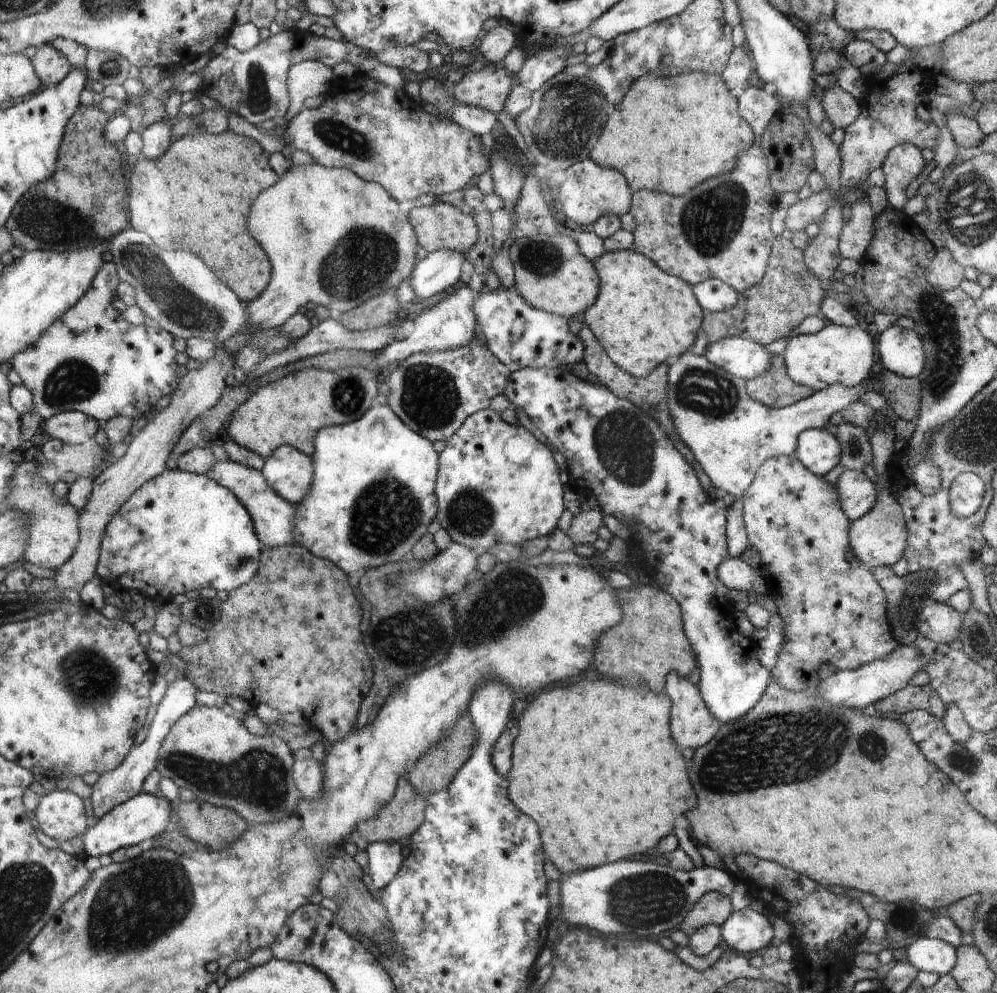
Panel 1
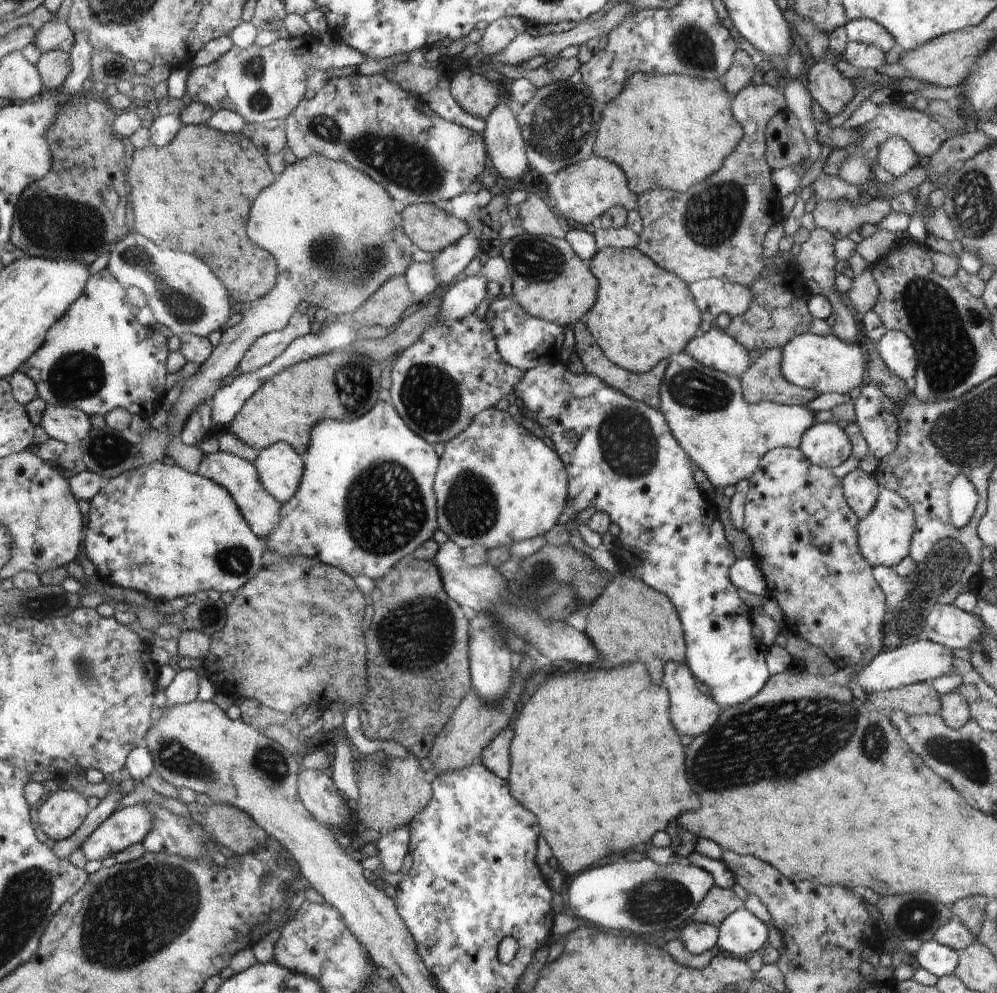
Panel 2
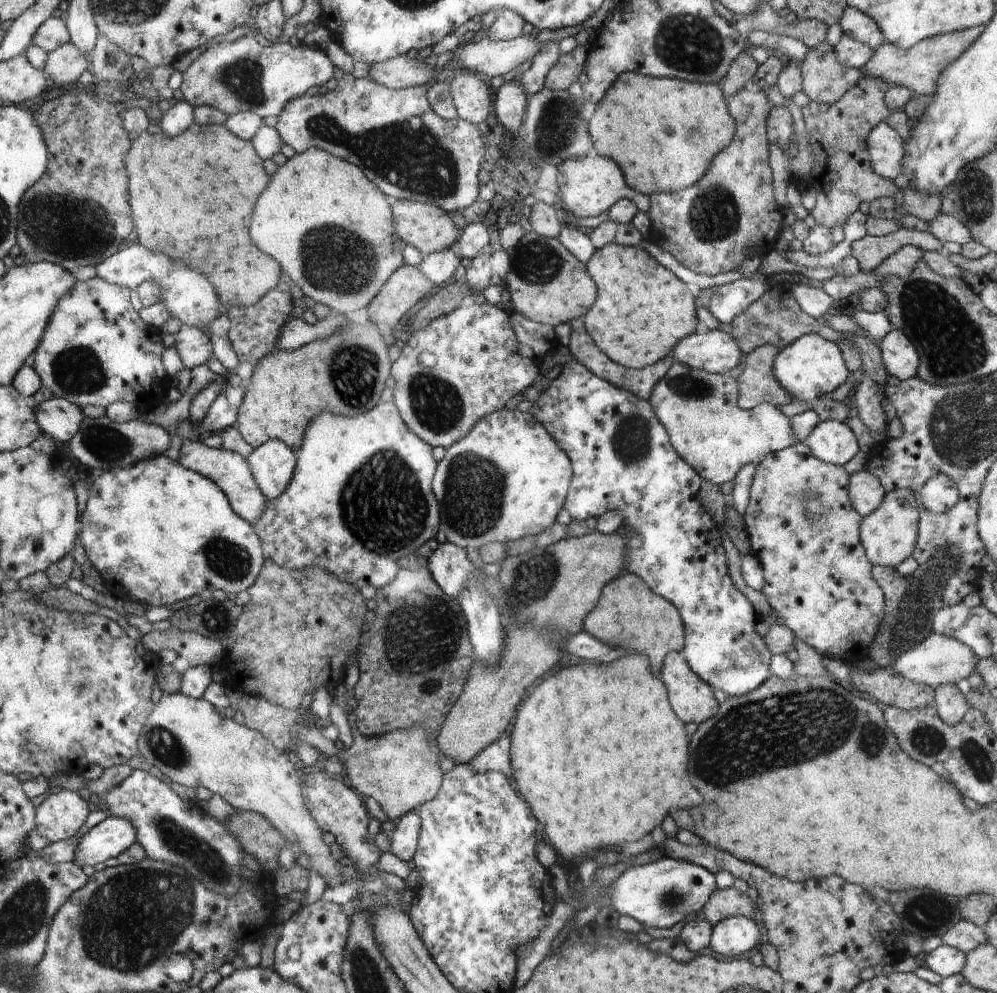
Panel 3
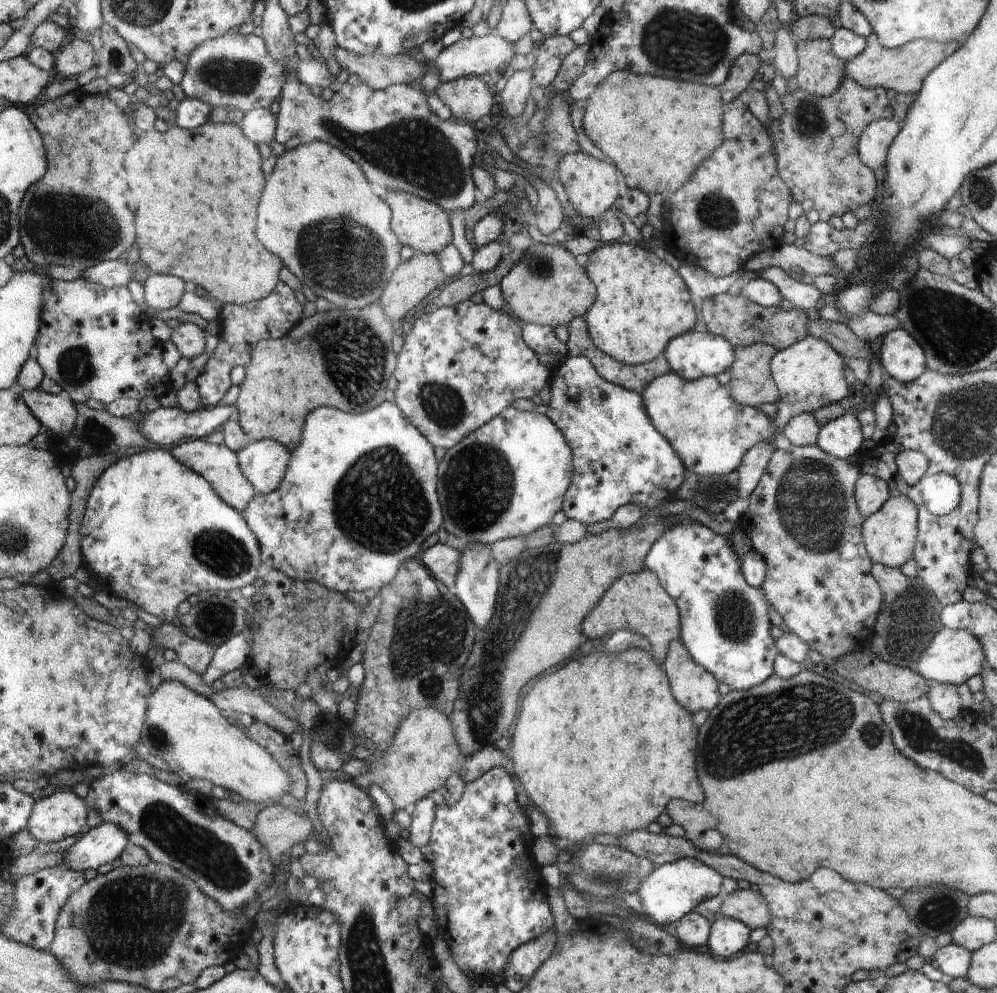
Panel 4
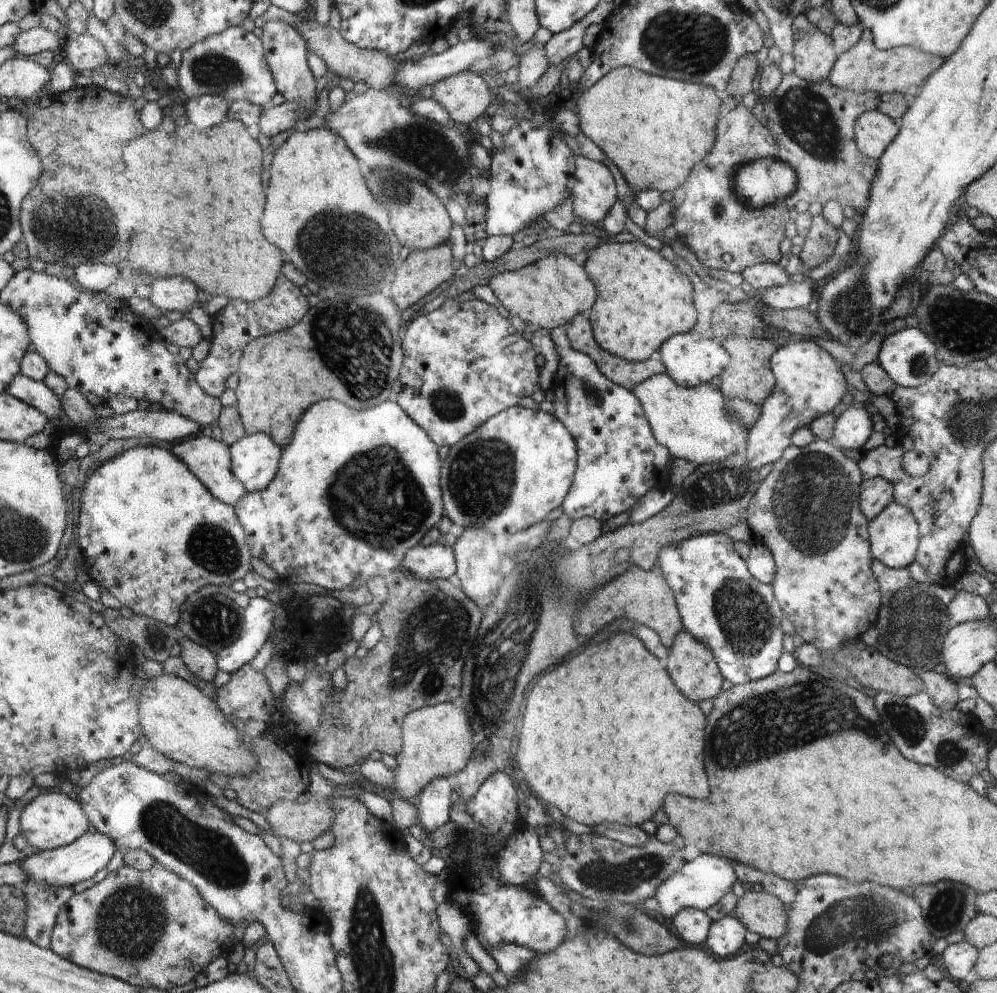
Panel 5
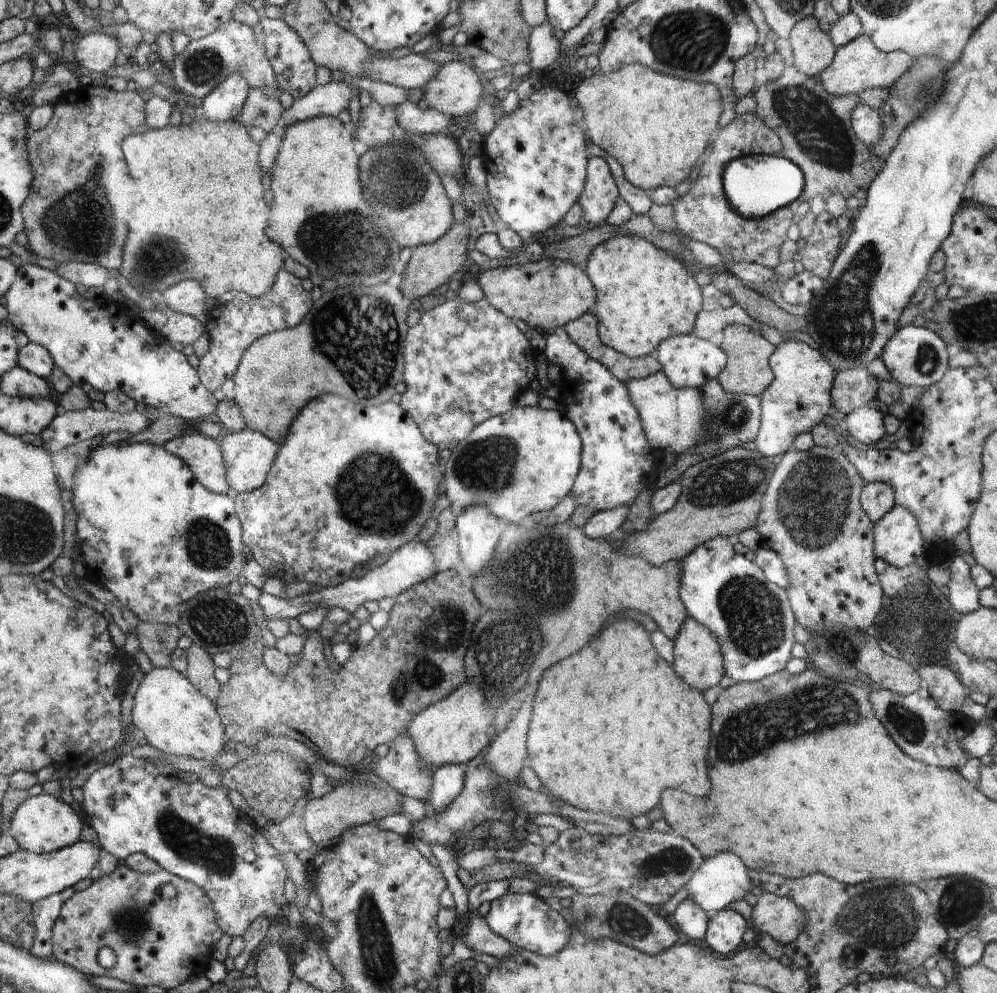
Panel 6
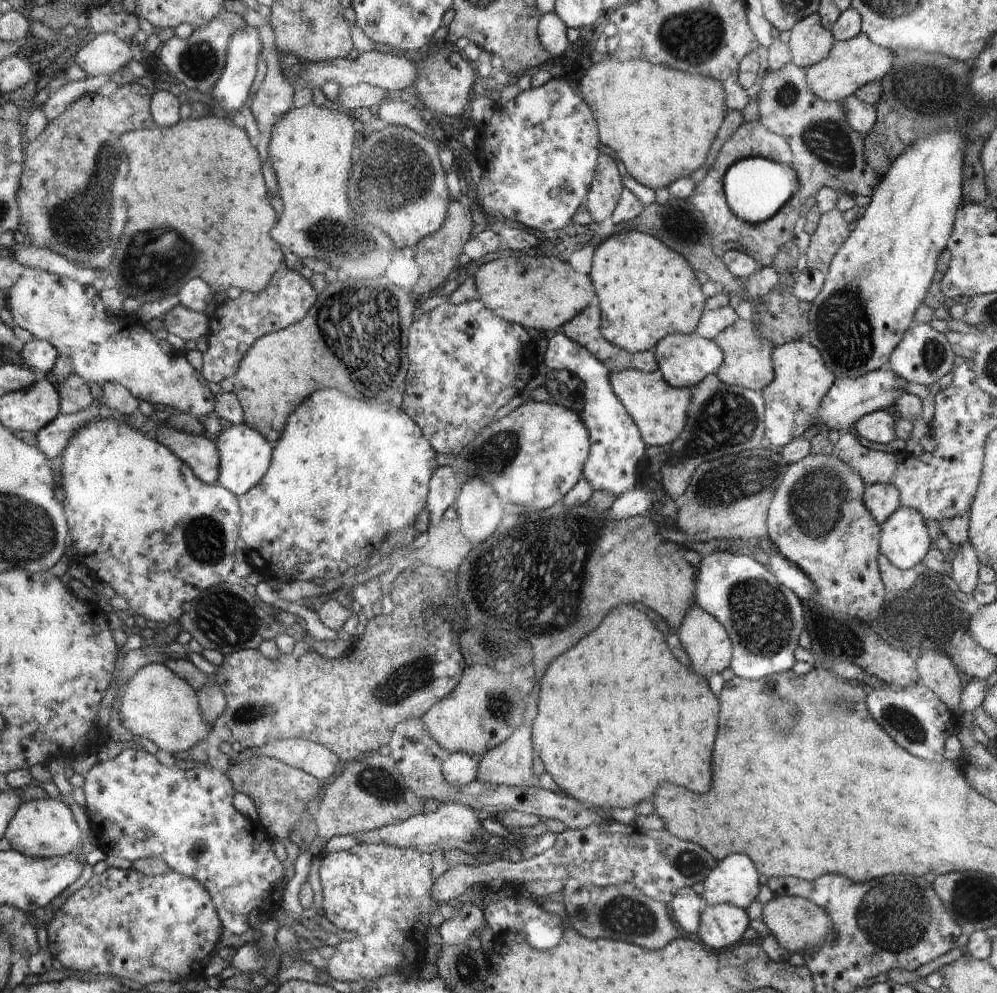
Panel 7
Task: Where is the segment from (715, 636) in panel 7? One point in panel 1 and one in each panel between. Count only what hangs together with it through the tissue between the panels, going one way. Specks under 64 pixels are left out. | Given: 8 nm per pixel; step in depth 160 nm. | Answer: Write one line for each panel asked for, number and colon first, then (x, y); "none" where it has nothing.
1: (694, 726)
2: (694, 713)
3: (692, 696)
4: (697, 689)
5: (693, 665)
6: (697, 655)

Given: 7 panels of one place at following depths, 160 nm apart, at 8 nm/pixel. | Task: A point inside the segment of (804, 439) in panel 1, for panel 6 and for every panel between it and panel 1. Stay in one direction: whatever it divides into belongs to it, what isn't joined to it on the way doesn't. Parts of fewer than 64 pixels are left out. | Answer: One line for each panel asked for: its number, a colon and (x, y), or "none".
2: (827, 444)
3: (832, 441)
4: (843, 437)
5: (853, 427)
6: (866, 424)

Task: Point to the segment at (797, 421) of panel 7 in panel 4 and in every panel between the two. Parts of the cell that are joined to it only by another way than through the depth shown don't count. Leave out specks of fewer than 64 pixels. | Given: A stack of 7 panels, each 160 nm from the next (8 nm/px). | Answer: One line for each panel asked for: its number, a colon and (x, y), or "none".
4: (810, 374)
5: (808, 383)
6: (799, 397)

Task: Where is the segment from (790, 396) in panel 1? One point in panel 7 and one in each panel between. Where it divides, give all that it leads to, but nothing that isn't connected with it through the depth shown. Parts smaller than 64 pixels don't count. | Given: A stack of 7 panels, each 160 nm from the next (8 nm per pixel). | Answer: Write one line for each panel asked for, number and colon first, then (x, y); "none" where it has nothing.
2: (764, 381)
3: (758, 384)
4: (751, 383)
5: (749, 375)
6: (748, 372)
7: (747, 362)

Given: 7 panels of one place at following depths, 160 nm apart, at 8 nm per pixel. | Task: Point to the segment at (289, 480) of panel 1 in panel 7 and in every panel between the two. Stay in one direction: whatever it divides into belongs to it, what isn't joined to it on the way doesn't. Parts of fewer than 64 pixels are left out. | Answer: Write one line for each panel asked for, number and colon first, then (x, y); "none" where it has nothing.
2: (280, 467)
3: (273, 463)
4: (264, 462)
5: (256, 457)
6: (249, 454)
7: (244, 455)

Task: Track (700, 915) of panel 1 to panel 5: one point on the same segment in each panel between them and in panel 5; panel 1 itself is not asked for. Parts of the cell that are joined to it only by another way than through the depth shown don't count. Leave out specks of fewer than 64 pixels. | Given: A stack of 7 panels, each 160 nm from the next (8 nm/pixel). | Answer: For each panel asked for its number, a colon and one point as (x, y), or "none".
2: (719, 903)
3: (730, 902)
4: (752, 909)
5: (765, 914)

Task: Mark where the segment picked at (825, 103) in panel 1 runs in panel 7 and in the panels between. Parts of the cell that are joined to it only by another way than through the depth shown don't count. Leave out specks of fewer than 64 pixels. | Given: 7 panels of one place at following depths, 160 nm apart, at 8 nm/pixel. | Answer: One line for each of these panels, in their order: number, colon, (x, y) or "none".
2: (828, 87)
3: (825, 79)
4: (819, 71)
5: (815, 56)
6: (813, 49)
7: (810, 41)

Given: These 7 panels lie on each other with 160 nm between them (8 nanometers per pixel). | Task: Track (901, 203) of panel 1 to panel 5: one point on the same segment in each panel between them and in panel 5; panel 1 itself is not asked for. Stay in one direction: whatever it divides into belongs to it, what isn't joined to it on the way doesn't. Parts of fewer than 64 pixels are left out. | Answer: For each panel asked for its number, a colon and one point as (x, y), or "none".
2: (895, 155)
3: (886, 149)
4: (873, 147)
5: (874, 132)

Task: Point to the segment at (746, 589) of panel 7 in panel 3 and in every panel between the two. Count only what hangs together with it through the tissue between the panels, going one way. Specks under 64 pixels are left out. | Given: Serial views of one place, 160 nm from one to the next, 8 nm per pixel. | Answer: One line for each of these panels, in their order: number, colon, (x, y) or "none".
3: (622, 458)
4: (725, 626)
5: (737, 617)
6: (752, 617)

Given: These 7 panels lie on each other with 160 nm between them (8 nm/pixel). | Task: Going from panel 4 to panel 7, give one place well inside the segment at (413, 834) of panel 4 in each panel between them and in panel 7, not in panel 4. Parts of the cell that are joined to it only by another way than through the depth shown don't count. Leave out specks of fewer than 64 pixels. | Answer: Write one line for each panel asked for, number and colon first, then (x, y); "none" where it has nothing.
5: (433, 803)
6: (449, 780)
7: (460, 768)

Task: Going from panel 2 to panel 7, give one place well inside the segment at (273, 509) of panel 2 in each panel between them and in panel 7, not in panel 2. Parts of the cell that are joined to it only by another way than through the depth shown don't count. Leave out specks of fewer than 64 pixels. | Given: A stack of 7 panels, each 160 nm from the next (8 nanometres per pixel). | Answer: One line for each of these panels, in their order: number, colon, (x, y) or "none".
3: (232, 472)
4: (219, 465)
5: (210, 459)
6: (204, 455)
7: (201, 452)

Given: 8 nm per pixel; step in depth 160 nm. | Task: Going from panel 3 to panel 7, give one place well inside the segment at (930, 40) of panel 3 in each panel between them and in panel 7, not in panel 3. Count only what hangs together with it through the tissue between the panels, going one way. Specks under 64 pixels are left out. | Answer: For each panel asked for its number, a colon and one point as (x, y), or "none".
4: (902, 70)
5: (864, 67)
6: (859, 66)
7: (856, 61)

